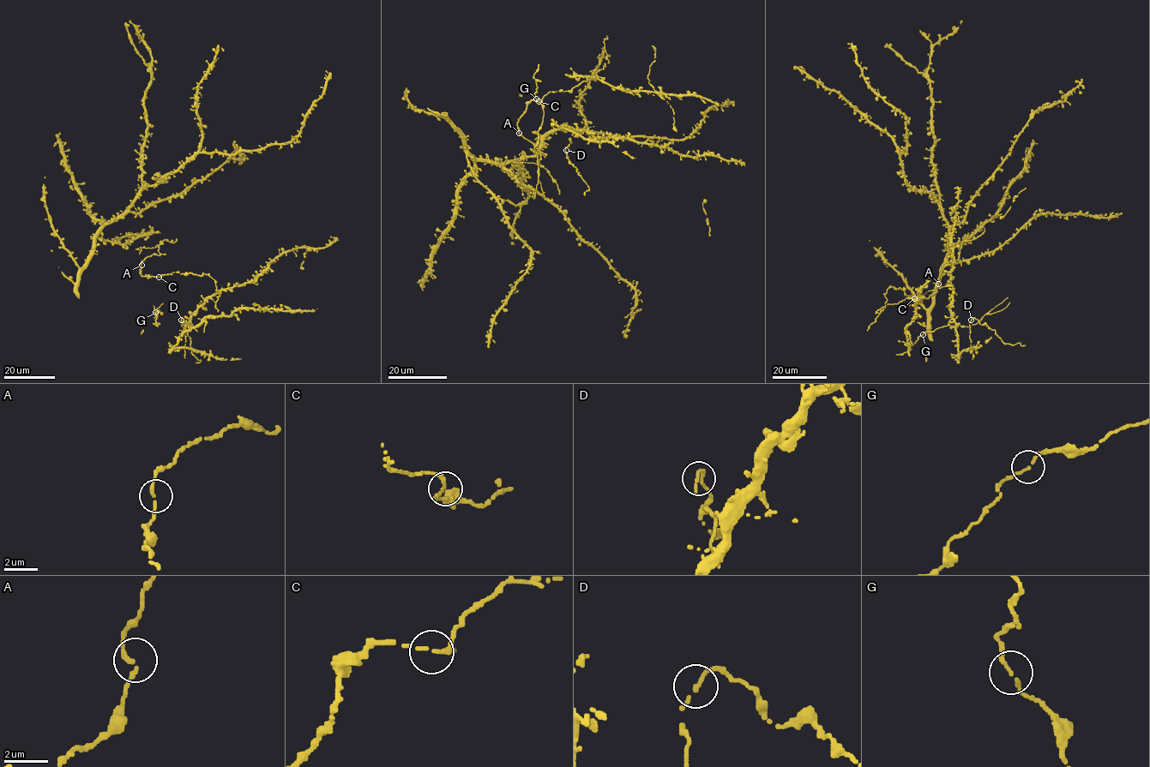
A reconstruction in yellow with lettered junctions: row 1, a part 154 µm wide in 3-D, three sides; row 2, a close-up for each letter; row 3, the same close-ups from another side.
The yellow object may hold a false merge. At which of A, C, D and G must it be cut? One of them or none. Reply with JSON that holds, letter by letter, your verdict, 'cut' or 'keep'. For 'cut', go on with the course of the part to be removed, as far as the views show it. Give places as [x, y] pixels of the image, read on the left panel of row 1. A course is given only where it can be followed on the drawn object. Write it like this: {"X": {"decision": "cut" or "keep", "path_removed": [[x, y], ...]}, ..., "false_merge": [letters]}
{"A": {"decision": "keep"}, "C": {"decision": "keep"}, "D": {"decision": "keep"}, "G": {"decision": "keep"}, "false_merge": []}

